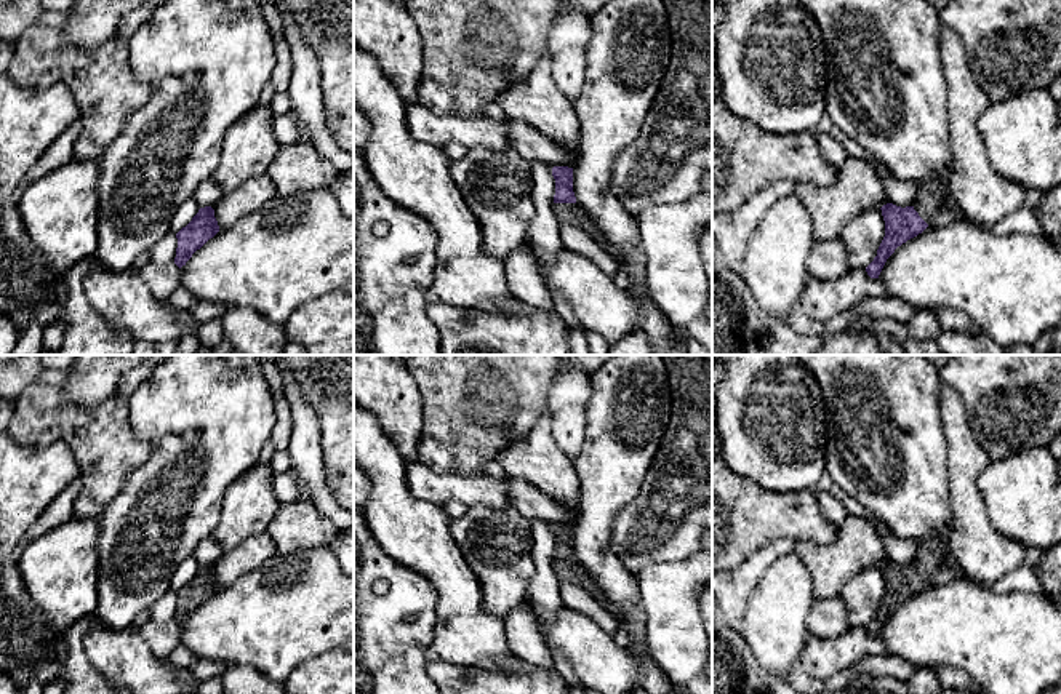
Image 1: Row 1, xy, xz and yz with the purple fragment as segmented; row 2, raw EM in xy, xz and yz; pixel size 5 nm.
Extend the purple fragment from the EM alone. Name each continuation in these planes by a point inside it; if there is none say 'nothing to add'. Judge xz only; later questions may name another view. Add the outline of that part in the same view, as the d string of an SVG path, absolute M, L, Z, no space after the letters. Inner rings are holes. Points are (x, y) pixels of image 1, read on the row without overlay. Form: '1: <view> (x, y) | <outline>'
1: xz (572, 571) | M554 561L554 571L559 579L573 582L591 595L599 593L595 582L578 561Z

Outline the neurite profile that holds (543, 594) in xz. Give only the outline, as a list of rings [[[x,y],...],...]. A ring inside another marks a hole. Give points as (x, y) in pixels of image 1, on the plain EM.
[[[531,521],[536,572],[526,587],[526,603],[541,622],[551,622],[562,608],[559,577],[554,571],[555,537],[552,523]]]

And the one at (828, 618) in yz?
[[[840,595],[813,601],[807,622],[808,636],[831,640],[847,633],[848,628],[848,611]]]

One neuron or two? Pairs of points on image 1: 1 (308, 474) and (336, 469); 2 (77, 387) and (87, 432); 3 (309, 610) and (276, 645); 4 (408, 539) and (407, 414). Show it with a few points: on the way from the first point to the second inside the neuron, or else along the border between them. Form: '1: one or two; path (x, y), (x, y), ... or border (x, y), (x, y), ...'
1: two; border (320, 434), (325, 483), (336, 502)
2: two; border (61, 386), (79, 406), (96, 406), (116, 389)
3: one; path (301, 618), (282, 637)
4: two; border (384, 432), (407, 462)

